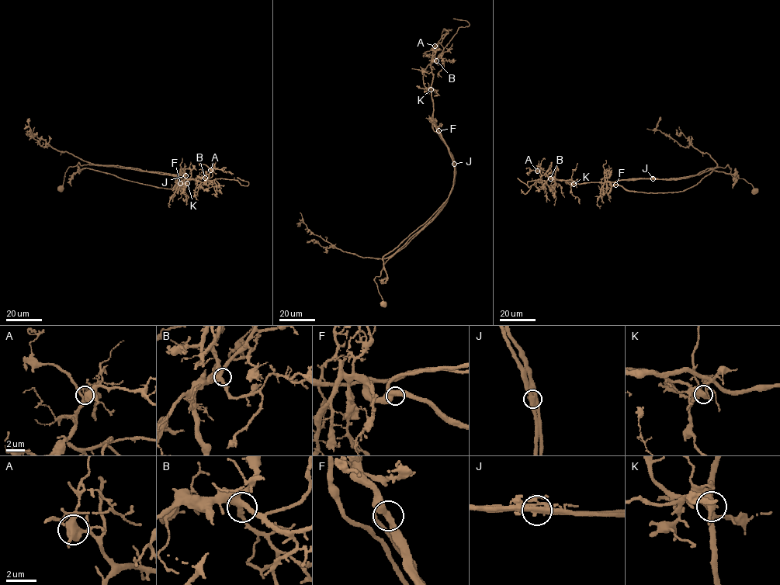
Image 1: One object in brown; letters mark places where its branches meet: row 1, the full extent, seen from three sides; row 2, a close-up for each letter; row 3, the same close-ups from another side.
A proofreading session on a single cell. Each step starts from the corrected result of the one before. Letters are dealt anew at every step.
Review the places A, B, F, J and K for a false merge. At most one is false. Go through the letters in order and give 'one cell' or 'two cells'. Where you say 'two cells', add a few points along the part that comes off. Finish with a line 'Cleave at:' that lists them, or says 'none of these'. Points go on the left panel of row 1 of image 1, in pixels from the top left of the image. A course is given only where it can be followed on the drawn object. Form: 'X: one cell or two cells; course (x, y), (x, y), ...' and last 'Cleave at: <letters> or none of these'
A: one cell
B: one cell
F: one cell
J: two cells; course (185, 175), (179, 180), (180, 190), (144, 185), (85, 167), (71, 177), (71, 186)
K: one cell
Cleave at: J

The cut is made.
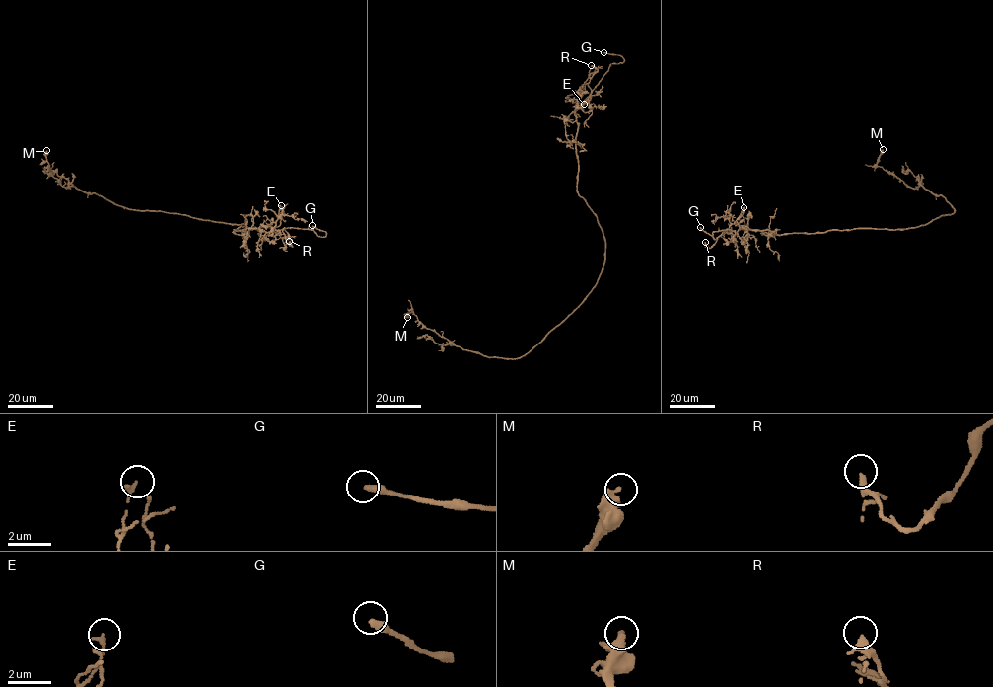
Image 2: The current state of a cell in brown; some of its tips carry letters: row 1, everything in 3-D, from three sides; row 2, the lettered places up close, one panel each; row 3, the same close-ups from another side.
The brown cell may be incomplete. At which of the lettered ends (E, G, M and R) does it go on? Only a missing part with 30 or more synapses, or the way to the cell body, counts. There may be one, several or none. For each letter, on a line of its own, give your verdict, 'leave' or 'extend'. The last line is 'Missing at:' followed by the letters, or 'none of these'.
E: leave
G: extend
M: leave
R: leave
Missing at: G

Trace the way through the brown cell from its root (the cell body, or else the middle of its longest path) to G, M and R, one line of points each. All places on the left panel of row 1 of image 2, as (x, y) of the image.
G: (234, 224), (248, 224), (234, 229), (246, 233), (269, 225), (325, 236), (312, 225)
M: (234, 224), (160, 211), (129, 209), (95, 193), (82, 191), (71, 184), (64, 187), (49, 172), (46, 150)
R: (234, 224), (248, 224), (234, 229), (248, 233), (262, 225), (285, 227), (292, 246), (289, 241)

